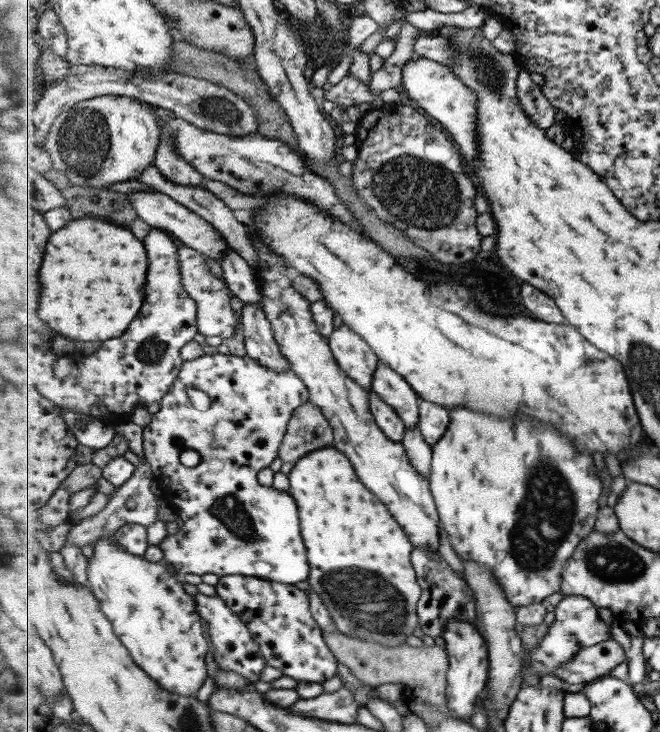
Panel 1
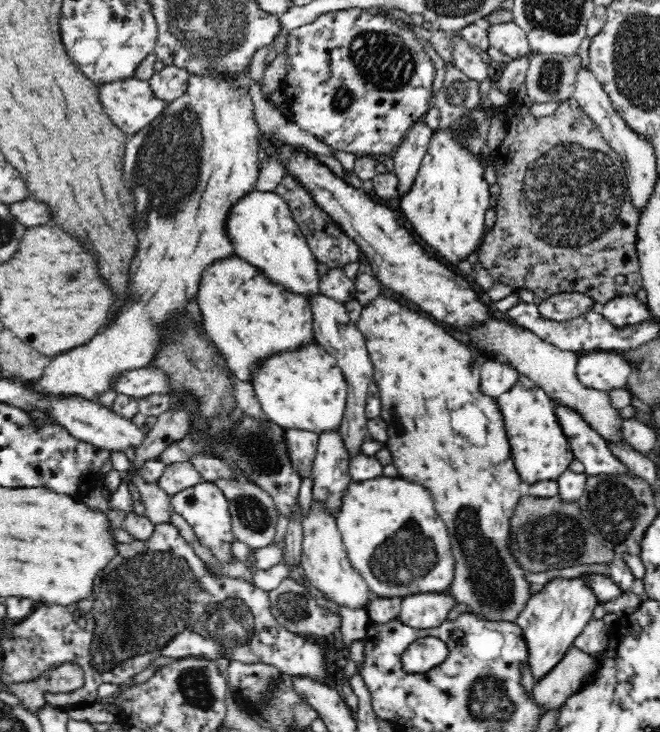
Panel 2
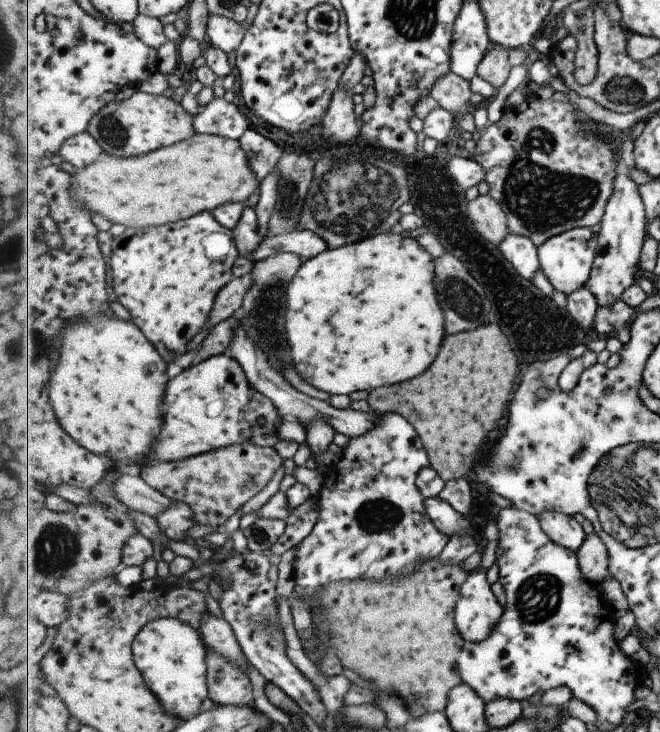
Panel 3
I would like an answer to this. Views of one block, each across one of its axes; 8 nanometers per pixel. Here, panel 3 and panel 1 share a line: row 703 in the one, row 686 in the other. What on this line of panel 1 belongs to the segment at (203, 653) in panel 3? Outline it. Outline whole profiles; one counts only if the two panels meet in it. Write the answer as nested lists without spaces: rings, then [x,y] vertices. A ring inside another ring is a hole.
[[[113,535],[101,538],[88,548],[88,584],[97,597],[100,610],[112,620],[117,636],[130,650],[136,663],[149,673],[165,690],[186,696],[196,696],[209,680],[207,672],[207,652],[209,644],[203,636],[203,622],[197,608],[197,600],[183,590],[183,580],[173,576],[165,561],[149,562],[144,556],[120,550],[112,544]]]

